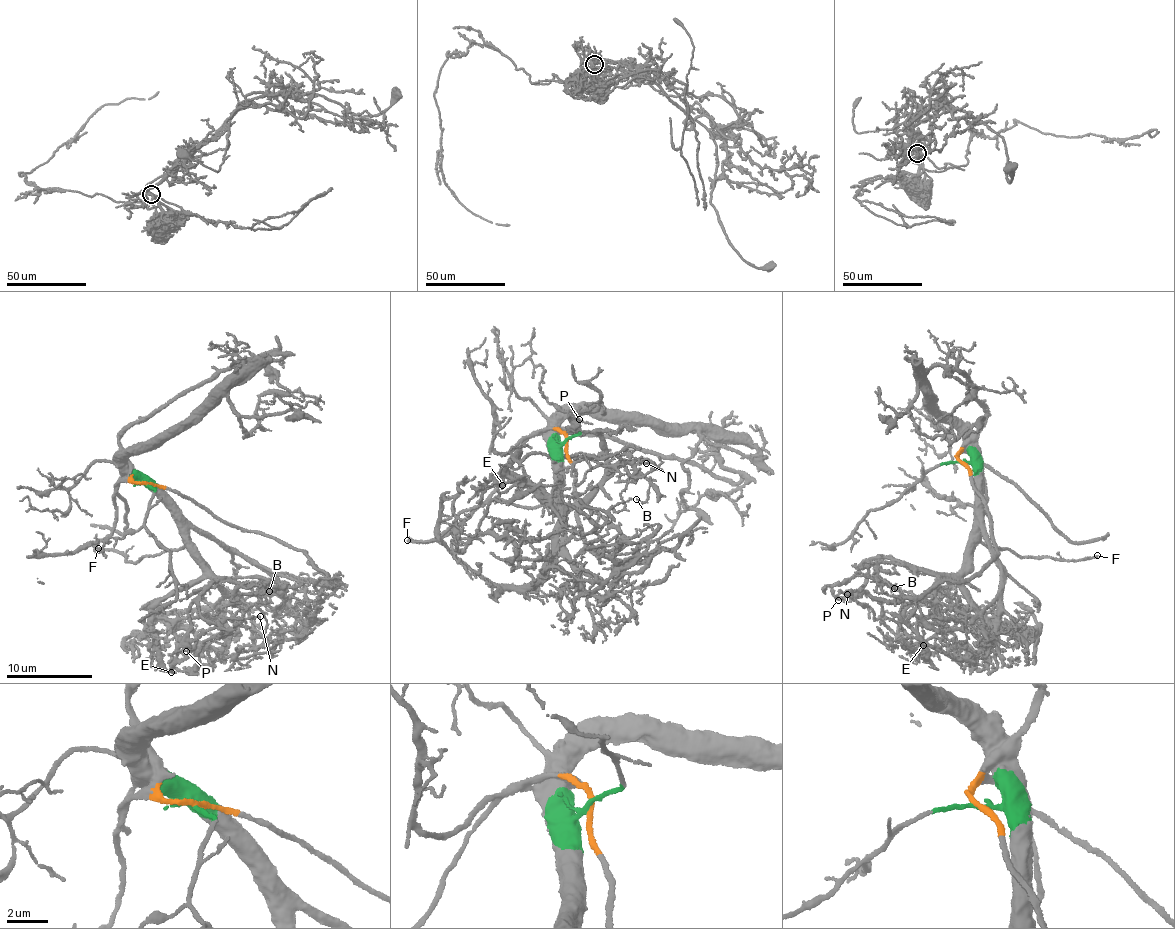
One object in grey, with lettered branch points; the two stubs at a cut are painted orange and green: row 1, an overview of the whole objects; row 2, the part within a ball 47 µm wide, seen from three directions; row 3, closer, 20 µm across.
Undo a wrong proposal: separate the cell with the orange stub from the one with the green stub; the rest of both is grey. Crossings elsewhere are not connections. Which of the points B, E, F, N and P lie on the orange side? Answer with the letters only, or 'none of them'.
none of them

